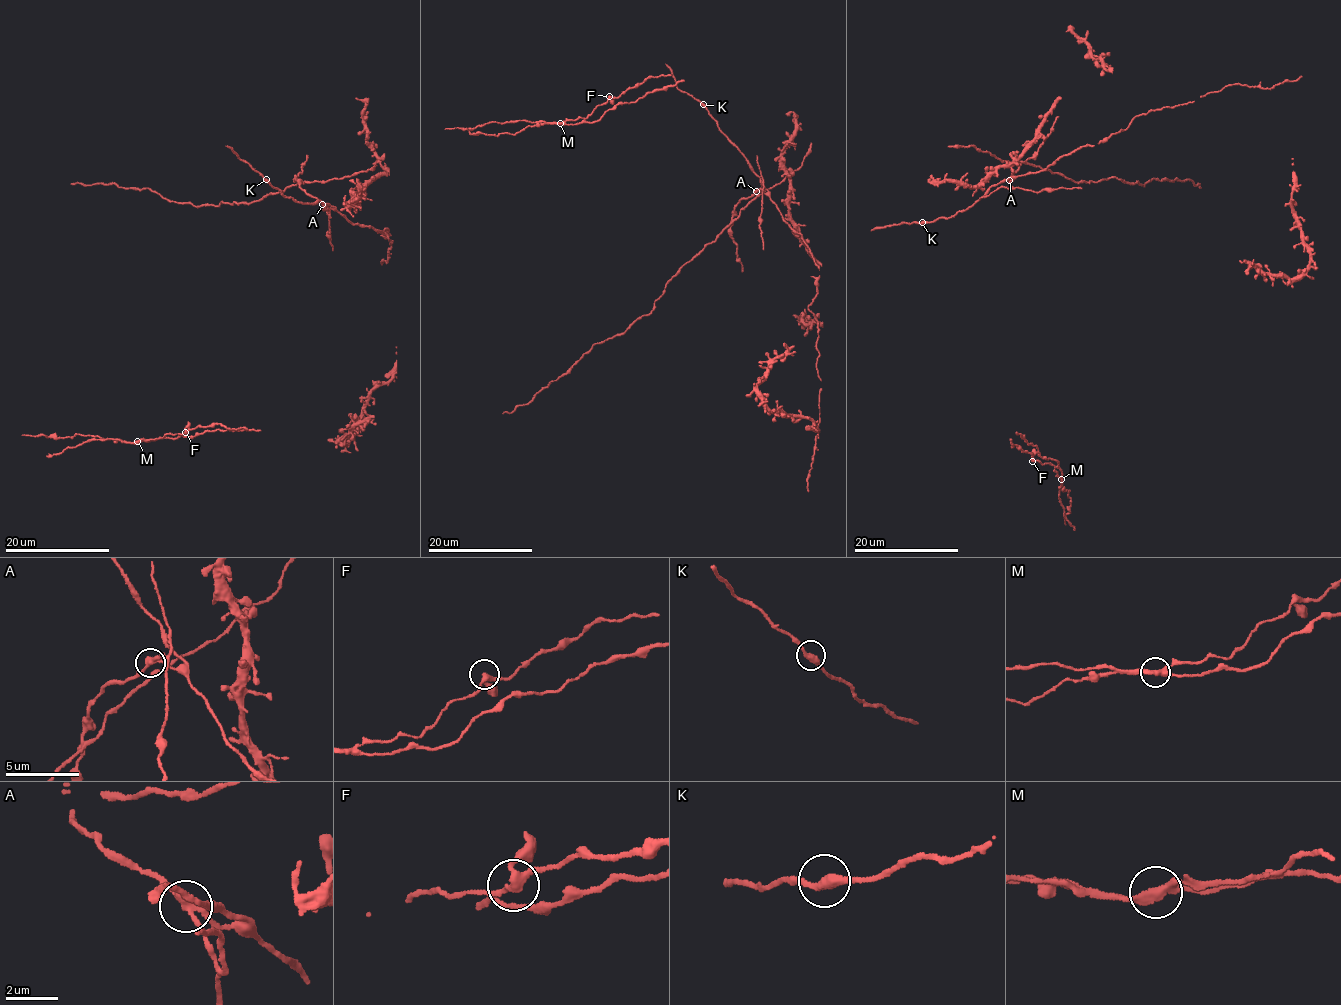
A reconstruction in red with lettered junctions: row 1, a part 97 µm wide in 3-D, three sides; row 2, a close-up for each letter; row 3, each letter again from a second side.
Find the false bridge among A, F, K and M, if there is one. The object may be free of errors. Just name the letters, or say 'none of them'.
A

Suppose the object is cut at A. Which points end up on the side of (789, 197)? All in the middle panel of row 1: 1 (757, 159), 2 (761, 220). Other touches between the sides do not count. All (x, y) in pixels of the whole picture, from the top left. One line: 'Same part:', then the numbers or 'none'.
Same part: none

